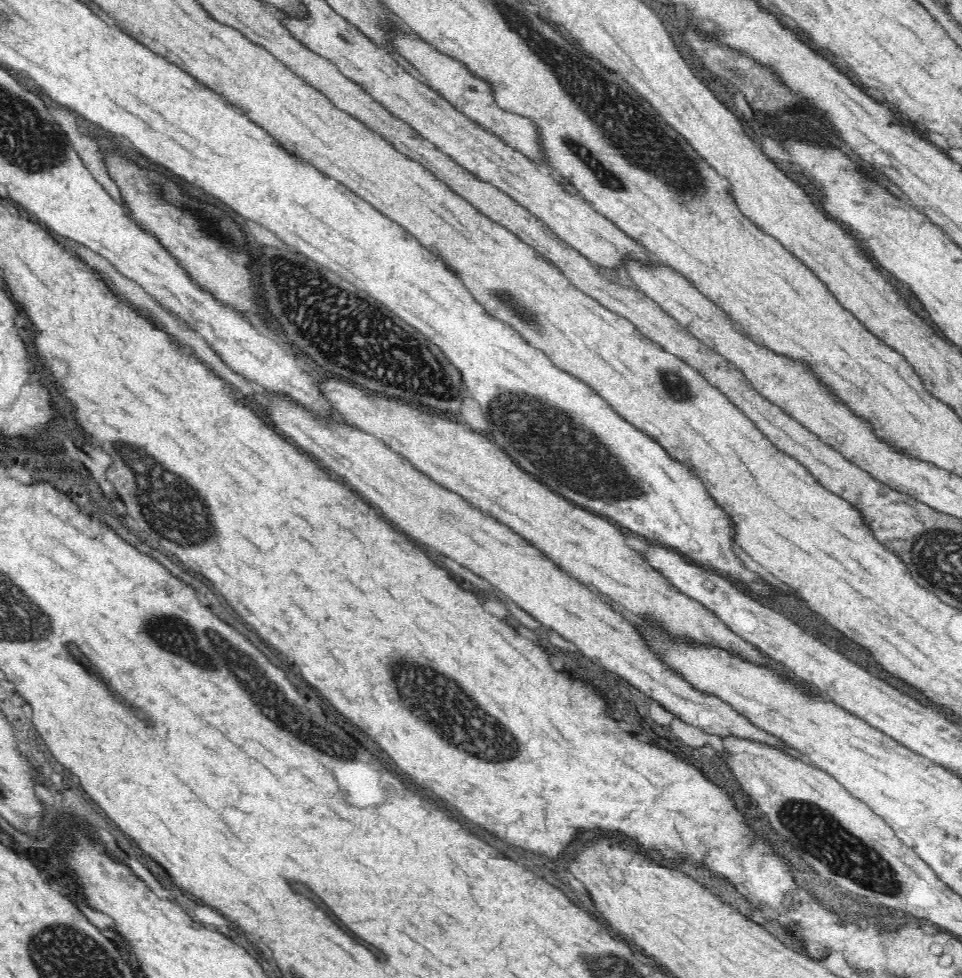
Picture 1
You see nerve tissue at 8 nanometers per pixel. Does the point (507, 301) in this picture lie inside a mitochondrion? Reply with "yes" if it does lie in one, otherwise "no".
yes

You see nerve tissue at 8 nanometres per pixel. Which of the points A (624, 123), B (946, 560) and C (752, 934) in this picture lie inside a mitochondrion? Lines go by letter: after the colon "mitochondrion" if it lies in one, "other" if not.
A: mitochondrion
B: mitochondrion
C: other

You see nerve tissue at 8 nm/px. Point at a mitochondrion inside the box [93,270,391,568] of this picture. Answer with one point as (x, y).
(161, 490)

